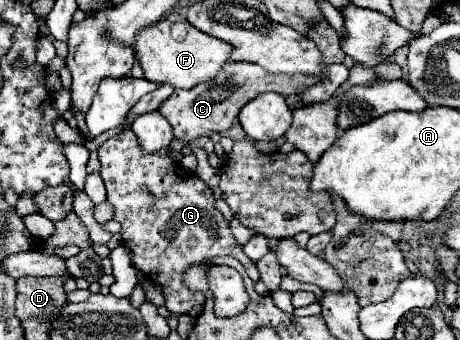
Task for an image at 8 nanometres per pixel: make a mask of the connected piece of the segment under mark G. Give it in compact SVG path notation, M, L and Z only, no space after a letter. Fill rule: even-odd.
M123 130L99 146L101 178L107 186L107 200L115 206L115 220L121 224L123 244L131 250L139 272L161 286L165 308L173 314L185 314L193 306L205 304L205 294L185 286L183 276L193 264L207 264L217 256L237 258L249 278L259 282L259 270L243 252L243 246L231 234L229 222L215 208L209 186L181 164L173 164L169 150L145 154L137 134Z

